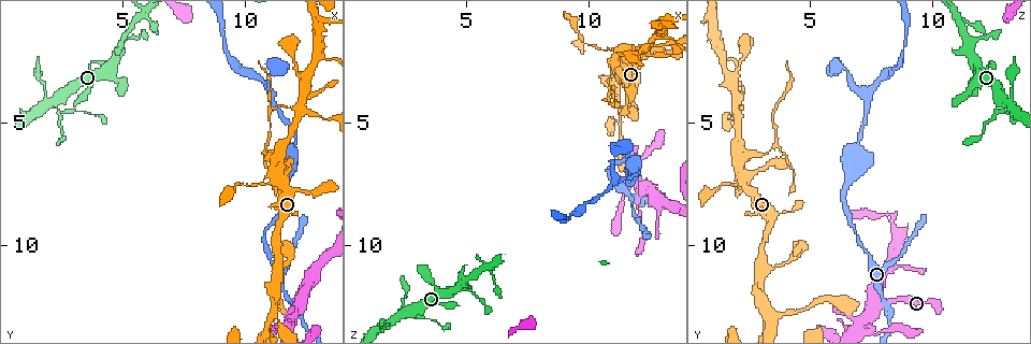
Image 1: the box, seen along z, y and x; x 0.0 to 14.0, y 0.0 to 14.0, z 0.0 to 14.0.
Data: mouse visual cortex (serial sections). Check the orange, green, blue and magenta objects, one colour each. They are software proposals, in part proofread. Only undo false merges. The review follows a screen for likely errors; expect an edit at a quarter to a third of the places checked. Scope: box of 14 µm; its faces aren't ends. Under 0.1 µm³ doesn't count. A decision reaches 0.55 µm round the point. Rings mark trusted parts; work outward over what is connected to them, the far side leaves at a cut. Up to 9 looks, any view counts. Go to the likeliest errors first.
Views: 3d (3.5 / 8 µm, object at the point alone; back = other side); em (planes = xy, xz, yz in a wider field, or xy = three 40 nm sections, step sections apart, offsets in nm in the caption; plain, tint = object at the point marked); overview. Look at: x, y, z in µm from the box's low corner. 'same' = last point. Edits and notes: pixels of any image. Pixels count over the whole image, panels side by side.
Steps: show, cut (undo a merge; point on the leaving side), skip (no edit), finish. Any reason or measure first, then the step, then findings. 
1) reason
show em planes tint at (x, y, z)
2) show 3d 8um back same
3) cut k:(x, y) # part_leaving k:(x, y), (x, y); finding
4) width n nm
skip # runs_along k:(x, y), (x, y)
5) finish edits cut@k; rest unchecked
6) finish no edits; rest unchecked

three-way junction
show 3d 8um at (11.1, 4.1, 7.3)

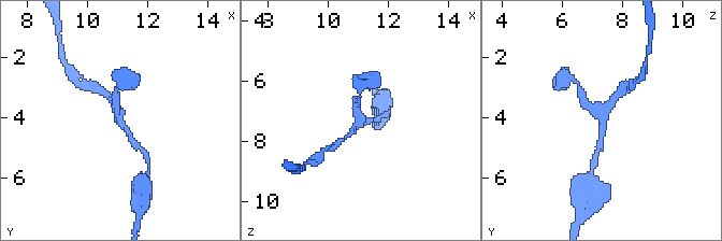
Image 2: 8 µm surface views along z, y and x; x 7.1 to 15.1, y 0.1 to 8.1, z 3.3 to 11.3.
closer look
show 3d 3.5um back at (11.2, 4.1, 7.4)

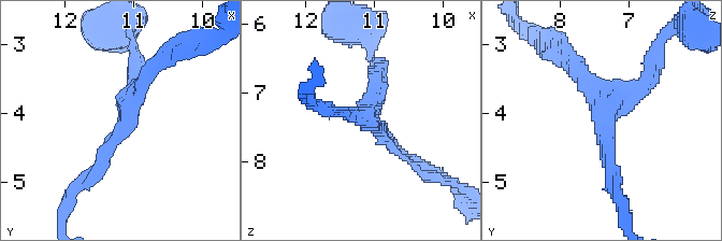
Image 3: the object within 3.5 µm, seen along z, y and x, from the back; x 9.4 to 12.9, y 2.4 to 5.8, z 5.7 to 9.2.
arms 3
skip # runs_along 3:(89, 180), (126, 121), (135, 74); all the same cell

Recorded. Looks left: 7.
a narrow waist
show 3d 8um at (10.8, 7.5, 2.0)

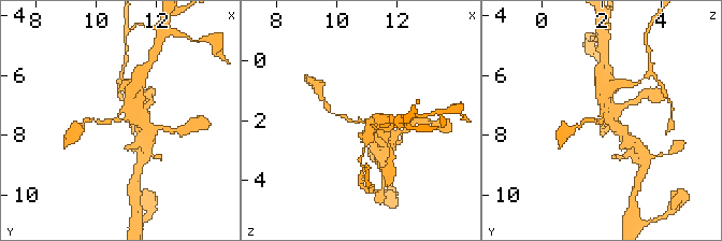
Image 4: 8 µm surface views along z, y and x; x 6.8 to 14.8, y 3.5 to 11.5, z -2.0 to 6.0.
show em xy step 1 tint at (10.7, 7.5, 2.0)

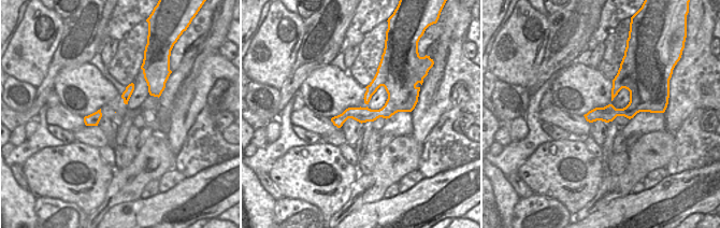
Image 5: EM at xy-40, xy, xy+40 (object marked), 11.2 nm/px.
width 170 nm
skip # runs_along 4:(385, 133), (372, 123), (352, 122), (332, 113); continuous, no second cell

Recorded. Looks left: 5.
branch point
show 3d 3.5um at (11.7, 13.3, 7.0)

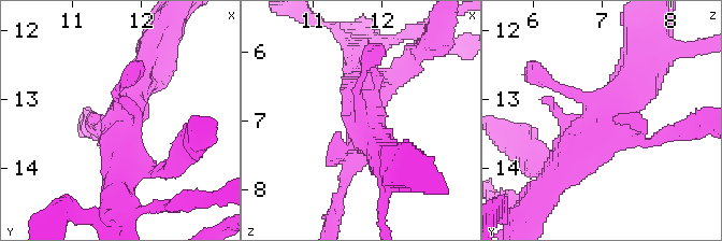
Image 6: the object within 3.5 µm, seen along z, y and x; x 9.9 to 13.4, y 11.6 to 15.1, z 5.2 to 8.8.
now the EM
show em xy step 1 tint at (11.65, 13.30, 7.10)

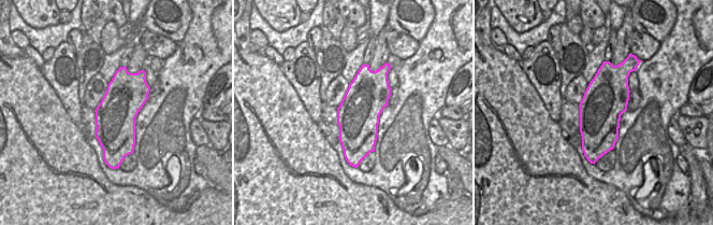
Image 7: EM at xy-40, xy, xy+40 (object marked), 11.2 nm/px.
width 480 nm
skip # runs_along 6:(649, 69), (575, 151), (573, 161); continuous, no second cell

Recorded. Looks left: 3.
side arm on a straight run
show 3d 3.5um at (12.2, 4.5, 2.1)

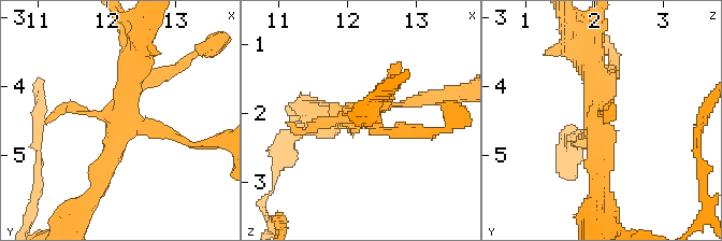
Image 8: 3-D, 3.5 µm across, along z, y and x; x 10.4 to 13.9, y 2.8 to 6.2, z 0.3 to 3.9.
show em xy step 3 tint at (12.15, 4.50, 2.05)

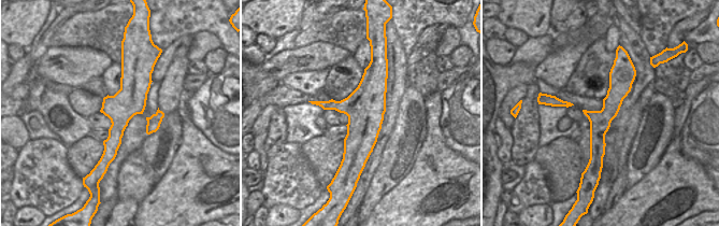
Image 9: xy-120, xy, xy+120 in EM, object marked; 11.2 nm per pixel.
skip # continuous, no second cell

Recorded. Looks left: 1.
finish no edits; rest unchecked

